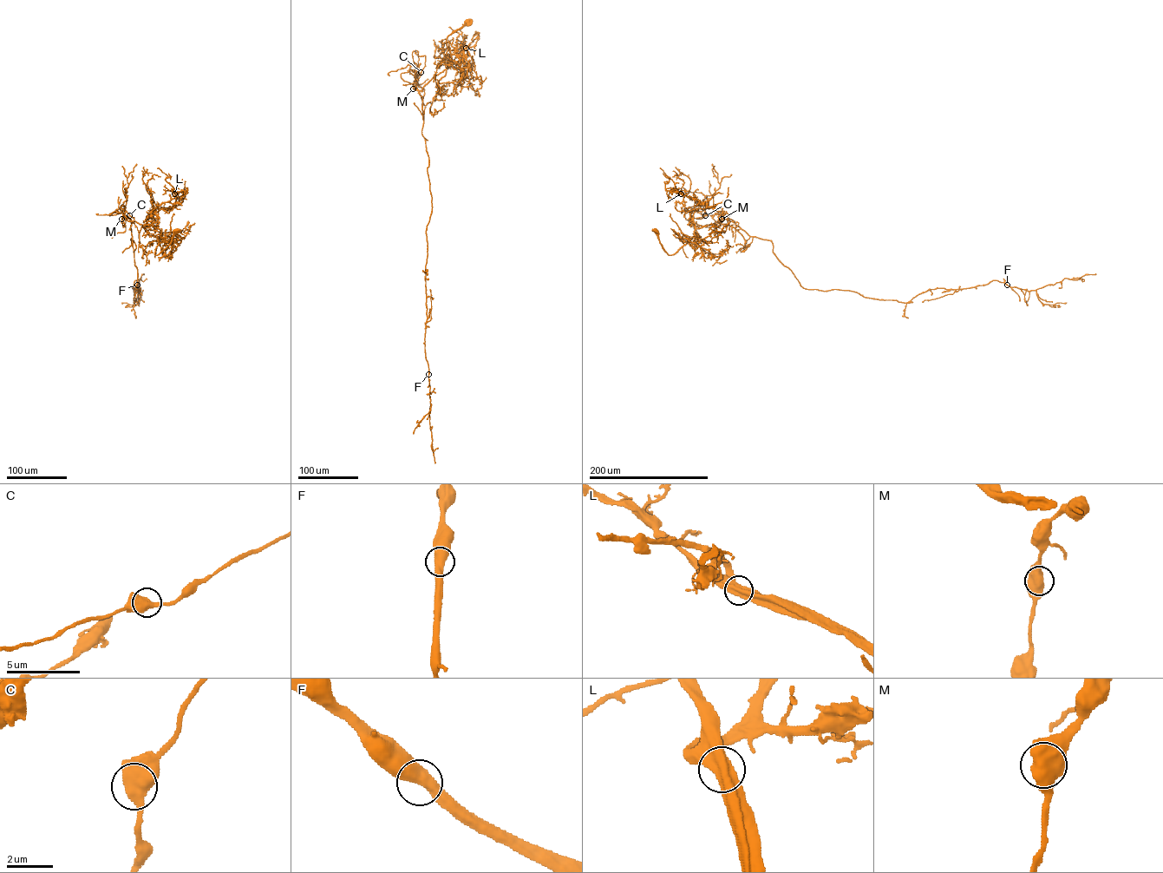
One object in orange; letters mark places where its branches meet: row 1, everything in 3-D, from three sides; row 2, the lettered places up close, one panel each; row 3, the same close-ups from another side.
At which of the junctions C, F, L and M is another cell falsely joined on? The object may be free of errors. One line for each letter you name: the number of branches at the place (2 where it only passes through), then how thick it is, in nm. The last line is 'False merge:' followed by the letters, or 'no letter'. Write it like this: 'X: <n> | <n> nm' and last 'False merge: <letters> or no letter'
False merge: no letter

